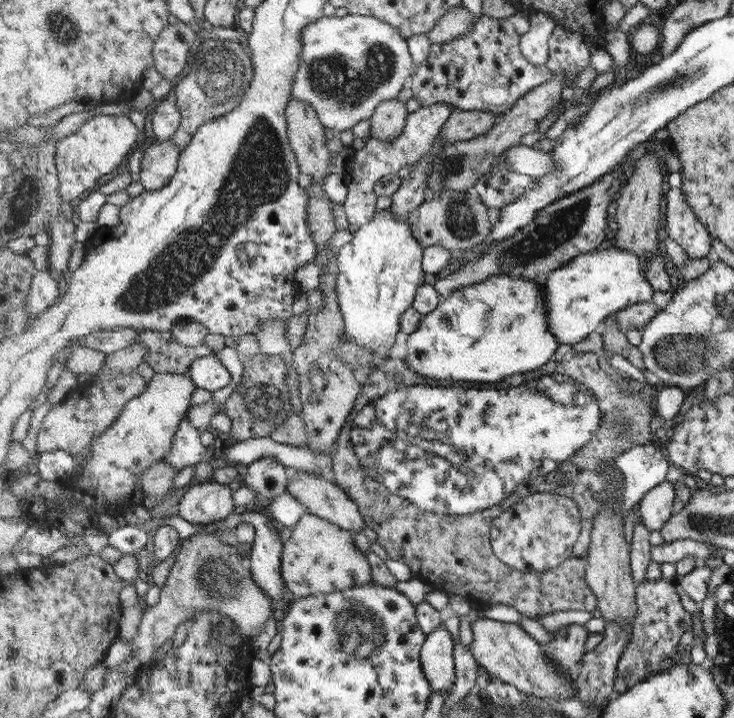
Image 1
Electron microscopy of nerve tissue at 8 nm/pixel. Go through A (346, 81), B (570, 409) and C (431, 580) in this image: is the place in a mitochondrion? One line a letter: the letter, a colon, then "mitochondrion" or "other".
A: mitochondrion
B: mitochondrion
C: other

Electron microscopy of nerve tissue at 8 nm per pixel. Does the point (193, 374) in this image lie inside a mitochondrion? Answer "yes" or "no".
no

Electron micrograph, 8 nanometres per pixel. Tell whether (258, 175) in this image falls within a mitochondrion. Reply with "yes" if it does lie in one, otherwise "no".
yes

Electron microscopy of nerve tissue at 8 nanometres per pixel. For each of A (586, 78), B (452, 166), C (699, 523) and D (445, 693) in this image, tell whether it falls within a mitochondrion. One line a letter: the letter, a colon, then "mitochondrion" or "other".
A: other
B: mitochondrion
C: mitochondrion
D: other

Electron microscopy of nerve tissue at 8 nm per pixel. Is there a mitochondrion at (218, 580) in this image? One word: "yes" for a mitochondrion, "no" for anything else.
yes

